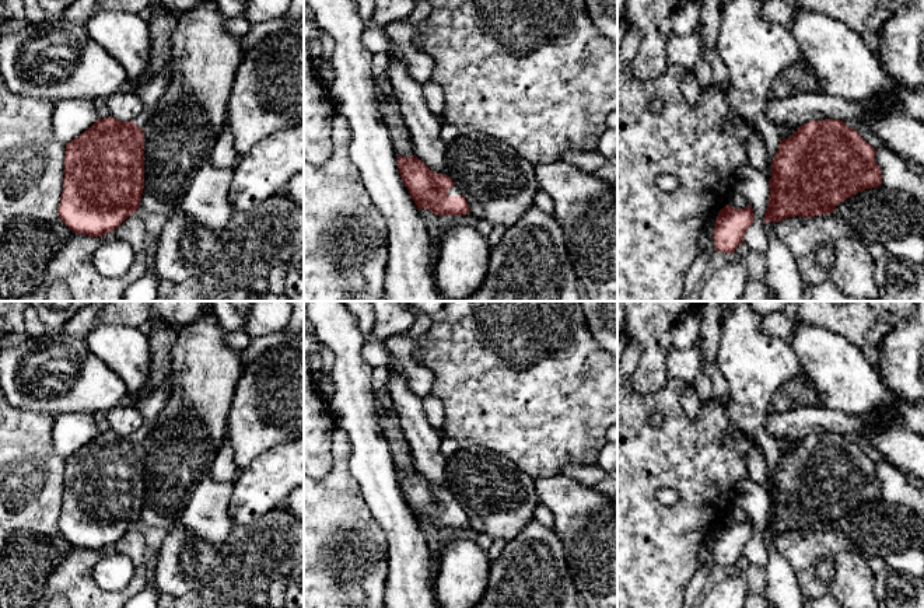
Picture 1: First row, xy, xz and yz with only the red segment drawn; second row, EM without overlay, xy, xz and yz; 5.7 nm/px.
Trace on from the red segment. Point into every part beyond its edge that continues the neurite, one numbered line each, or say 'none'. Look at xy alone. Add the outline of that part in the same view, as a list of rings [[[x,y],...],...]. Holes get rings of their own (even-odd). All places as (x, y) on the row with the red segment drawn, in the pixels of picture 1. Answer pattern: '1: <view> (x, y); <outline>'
1: xy (150, 93); [[[167,66],[157,76],[154,76],[148,83],[143,84],[137,90],[137,95],[144,104],[144,109],[140,116],[136,116],[133,122],[144,129],[147,120],[151,118],[155,109],[157,101],[161,98],[171,77],[171,69]]]

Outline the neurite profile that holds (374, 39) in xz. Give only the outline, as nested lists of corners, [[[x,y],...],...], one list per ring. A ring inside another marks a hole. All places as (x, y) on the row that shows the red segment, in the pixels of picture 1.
[[[370,25],[361,36],[361,42],[372,55],[388,52],[389,43],[381,27]]]

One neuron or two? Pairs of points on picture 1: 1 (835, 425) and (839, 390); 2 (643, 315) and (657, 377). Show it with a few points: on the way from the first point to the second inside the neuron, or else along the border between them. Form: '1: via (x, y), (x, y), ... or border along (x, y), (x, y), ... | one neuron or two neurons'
1: border along (819, 402), (850, 415), (864, 415), (870, 411) | two neurons
2: via (653, 331), (654, 362) | one neuron

